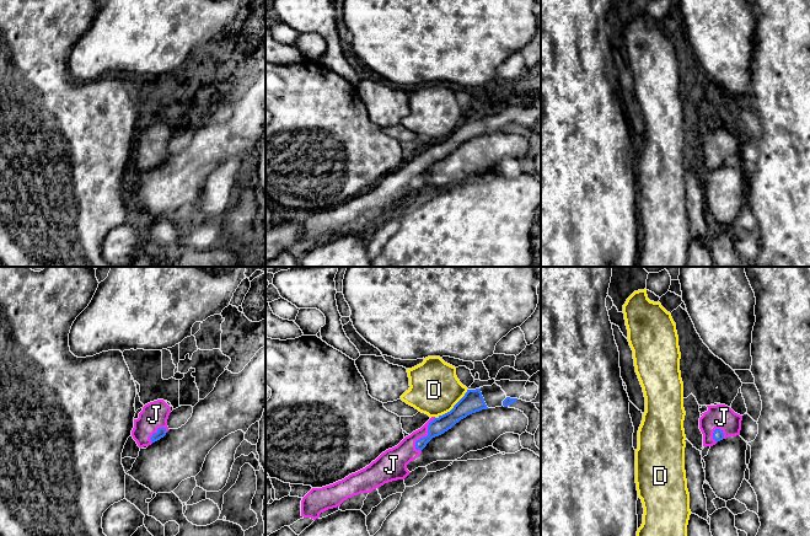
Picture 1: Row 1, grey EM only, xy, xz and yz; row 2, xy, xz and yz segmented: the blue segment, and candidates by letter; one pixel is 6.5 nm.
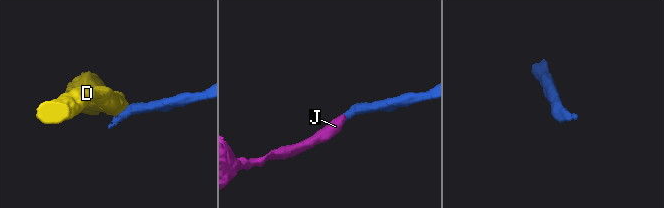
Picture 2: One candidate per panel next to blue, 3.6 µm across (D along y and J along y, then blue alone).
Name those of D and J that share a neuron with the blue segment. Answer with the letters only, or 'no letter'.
J

